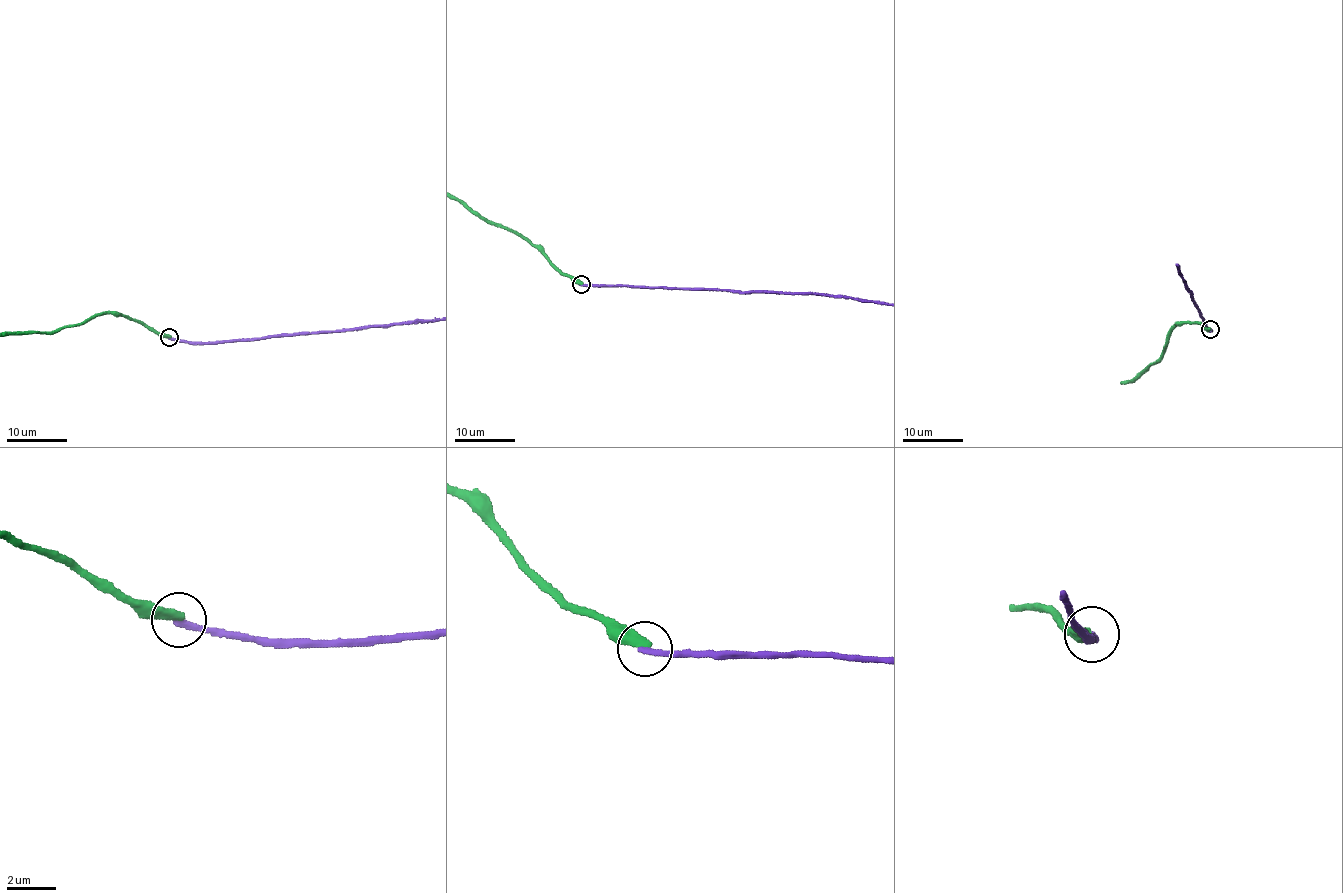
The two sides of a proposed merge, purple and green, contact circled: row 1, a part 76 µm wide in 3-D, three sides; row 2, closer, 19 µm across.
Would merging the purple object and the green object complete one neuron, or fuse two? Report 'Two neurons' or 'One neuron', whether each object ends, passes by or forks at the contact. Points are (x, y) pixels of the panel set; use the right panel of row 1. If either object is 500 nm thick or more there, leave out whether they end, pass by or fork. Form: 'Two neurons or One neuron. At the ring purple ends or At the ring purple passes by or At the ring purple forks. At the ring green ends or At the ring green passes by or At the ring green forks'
Two neurons. At the ring purple ends. At the ring green ends

